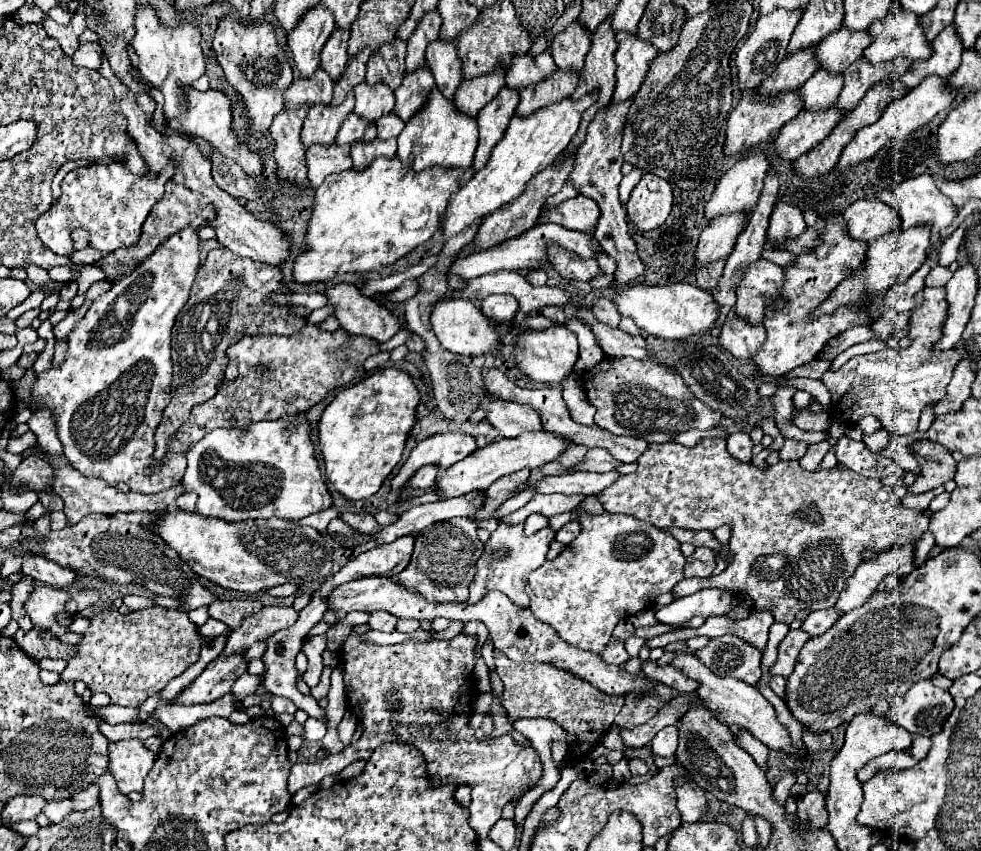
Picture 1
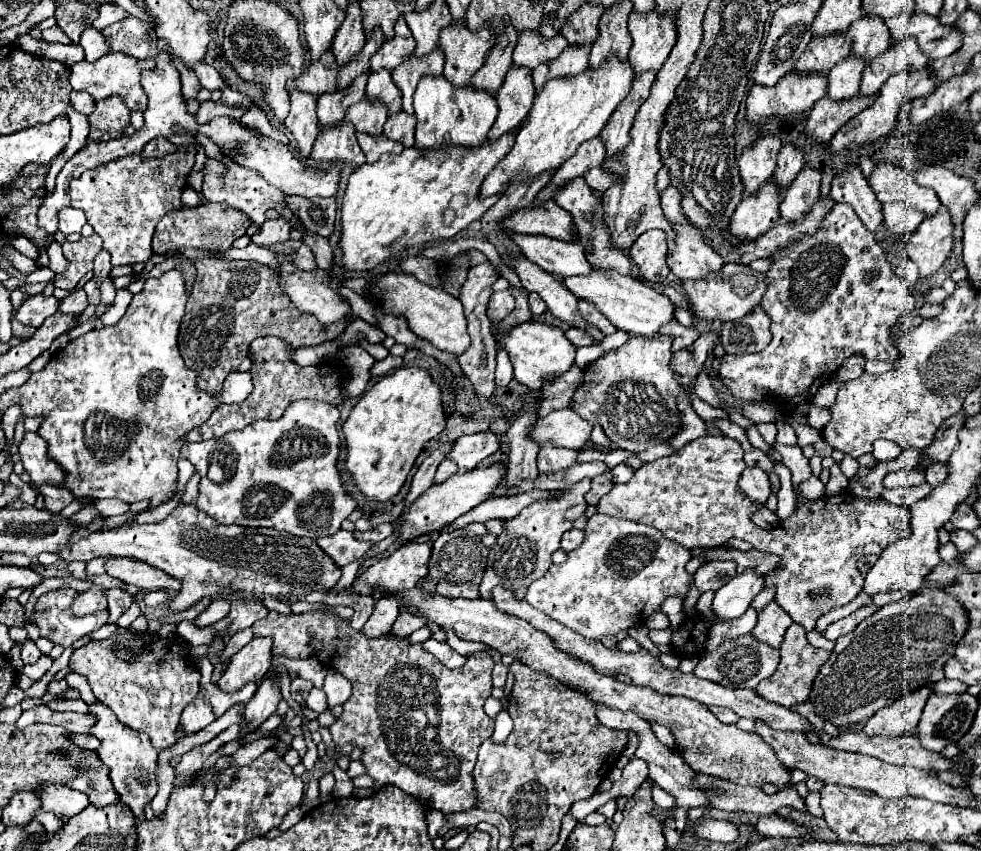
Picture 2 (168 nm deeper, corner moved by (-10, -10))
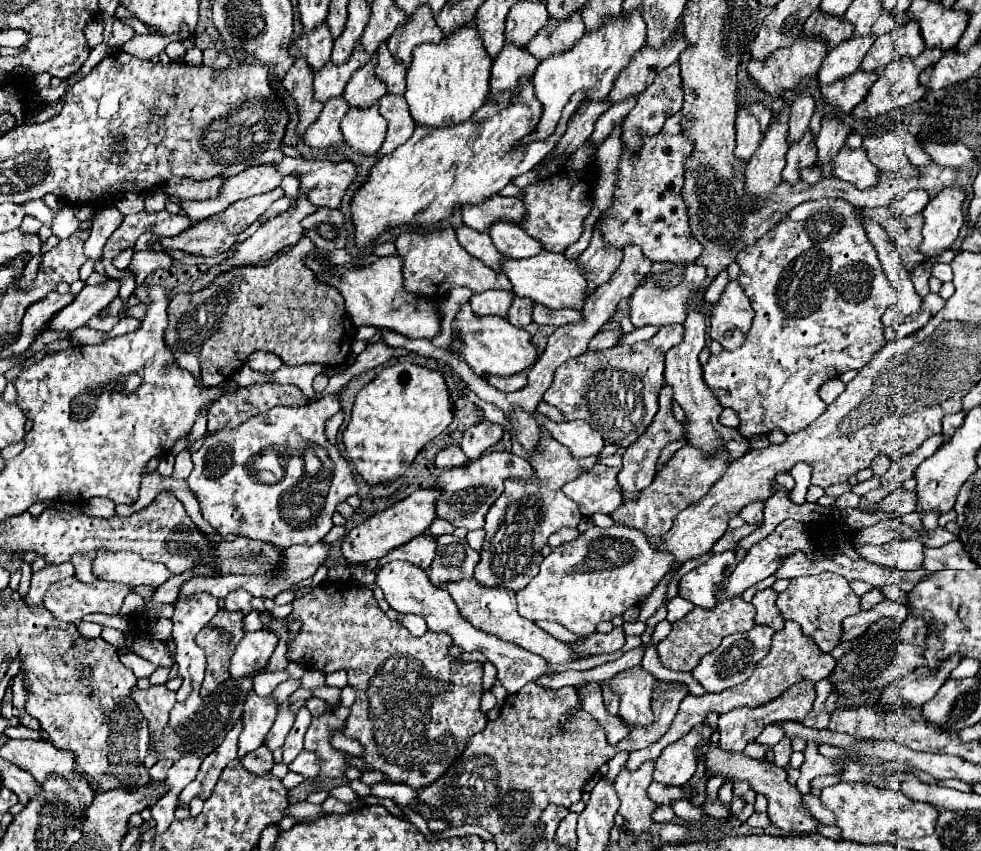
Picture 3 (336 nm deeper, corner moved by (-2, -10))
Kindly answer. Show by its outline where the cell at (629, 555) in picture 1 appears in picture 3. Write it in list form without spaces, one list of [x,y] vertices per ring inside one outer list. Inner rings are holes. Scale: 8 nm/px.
[[[613,525],[609,529],[589,527],[575,541],[555,547],[551,555],[543,559],[539,573],[531,579],[531,583],[525,589],[517,593],[519,613],[521,617],[527,617],[531,621],[541,621],[541,619],[557,621],[573,633],[591,635],[601,621],[611,621],[613,617],[623,615],[629,607],[639,605],[667,575],[673,563],[675,557],[671,553],[651,547],[647,537],[633,527],[623,527],[623,525]]]

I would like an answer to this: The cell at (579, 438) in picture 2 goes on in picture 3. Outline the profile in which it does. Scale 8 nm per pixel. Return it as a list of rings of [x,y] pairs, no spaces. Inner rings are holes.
[[[535,413],[535,419],[539,425],[543,425],[555,441],[569,447],[575,457],[589,457],[599,455],[603,449],[603,439],[599,433],[595,433],[585,421],[563,421],[555,423],[543,413]]]

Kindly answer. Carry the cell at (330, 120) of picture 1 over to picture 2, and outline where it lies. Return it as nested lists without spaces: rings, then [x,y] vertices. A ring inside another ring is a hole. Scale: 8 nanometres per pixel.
[[[363,73],[347,89],[337,89],[337,93],[323,93],[317,101],[317,117],[321,127],[331,127],[345,117],[345,111],[365,95],[369,73]]]

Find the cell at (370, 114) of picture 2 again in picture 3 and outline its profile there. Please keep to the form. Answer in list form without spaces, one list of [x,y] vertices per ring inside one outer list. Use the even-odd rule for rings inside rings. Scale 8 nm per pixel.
[[[377,55],[371,57],[371,61],[369,61],[369,65],[365,65],[365,69],[357,69],[357,73],[353,73],[353,77],[349,79],[349,85],[345,87],[345,93],[343,93],[343,99],[347,101],[349,107],[367,109],[385,95],[385,85],[381,85],[373,77],[375,57]]]

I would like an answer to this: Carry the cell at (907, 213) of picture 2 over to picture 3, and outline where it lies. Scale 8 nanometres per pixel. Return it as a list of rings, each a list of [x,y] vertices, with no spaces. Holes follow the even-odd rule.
[[[915,189],[915,191],[909,191],[905,197],[891,201],[887,209],[889,213],[899,215],[899,217],[911,217],[911,215],[921,213],[927,201],[929,201],[929,193],[925,193],[923,189]]]

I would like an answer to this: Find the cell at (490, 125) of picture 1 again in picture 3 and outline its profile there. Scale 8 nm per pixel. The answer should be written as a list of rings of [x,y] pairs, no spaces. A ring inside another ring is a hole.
[[[505,43],[501,53],[493,59],[491,67],[491,95],[517,93],[521,89],[521,79],[533,77],[539,61],[527,53],[527,49],[517,49]]]

